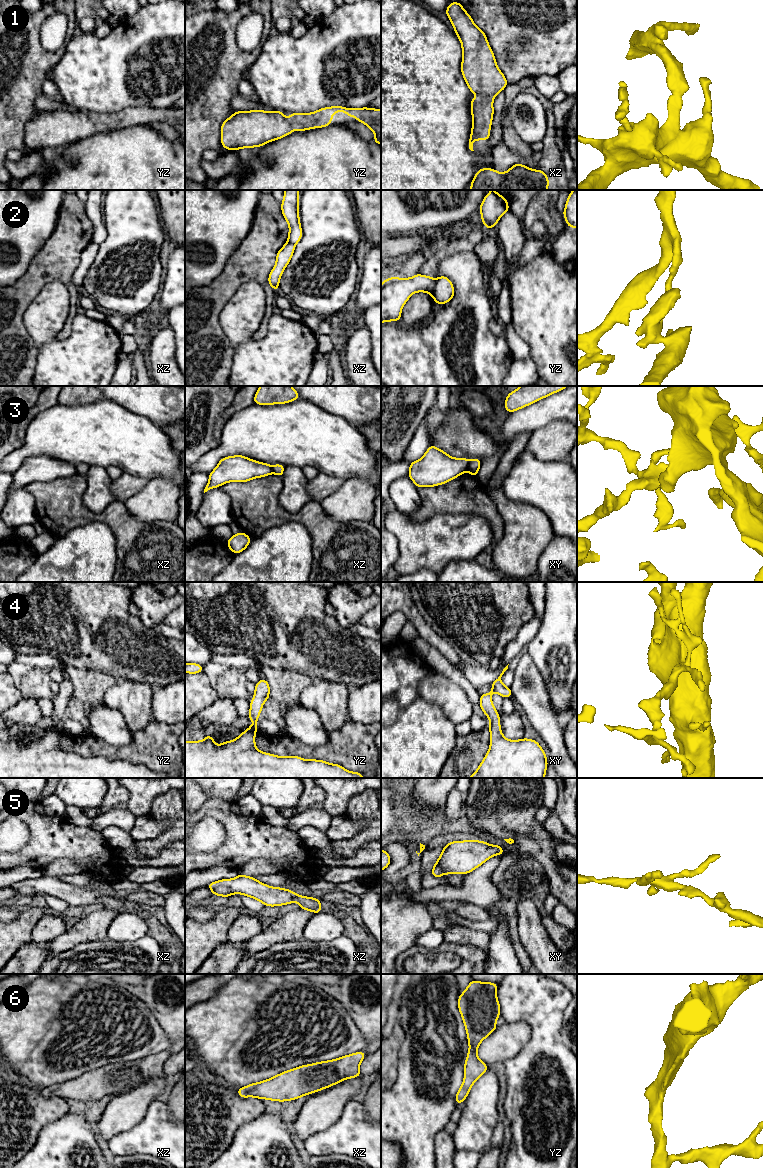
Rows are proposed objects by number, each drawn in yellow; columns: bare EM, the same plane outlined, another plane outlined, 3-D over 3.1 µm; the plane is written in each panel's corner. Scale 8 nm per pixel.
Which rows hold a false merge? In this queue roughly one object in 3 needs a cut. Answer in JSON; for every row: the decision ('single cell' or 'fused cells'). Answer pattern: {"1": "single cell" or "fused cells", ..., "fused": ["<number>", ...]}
{"1": "single cell", "2": "fused cells", "3": "fused cells", "4": "single cell", "5": "single cell", "6": "single cell", "fused": ["2", "3"]}

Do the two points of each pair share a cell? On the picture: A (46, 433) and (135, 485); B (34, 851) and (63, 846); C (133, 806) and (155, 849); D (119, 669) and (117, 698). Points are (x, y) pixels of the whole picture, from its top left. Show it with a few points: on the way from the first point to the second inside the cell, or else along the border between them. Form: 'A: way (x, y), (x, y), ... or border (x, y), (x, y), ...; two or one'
A: border (123, 472), (138, 477), (146, 477); two
B: way (41, 850), (44, 847), (56, 846); one
C: border (162, 794), (159, 794), (153, 800), (147, 812); two
D: border (121, 680), (134, 680), (144, 683); two

